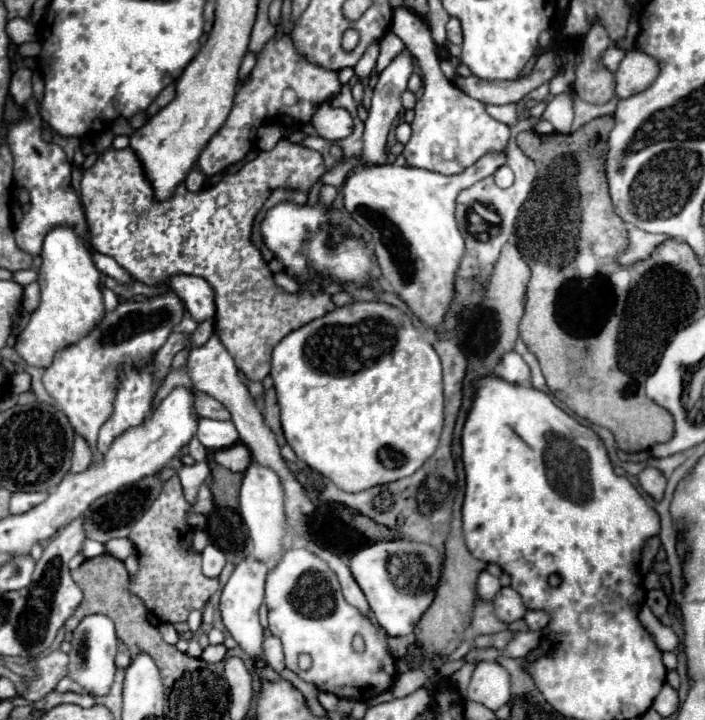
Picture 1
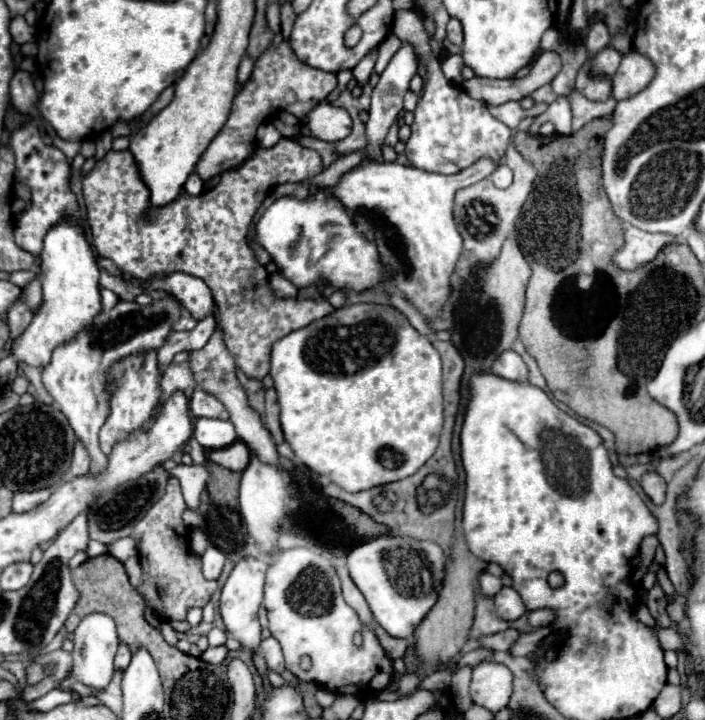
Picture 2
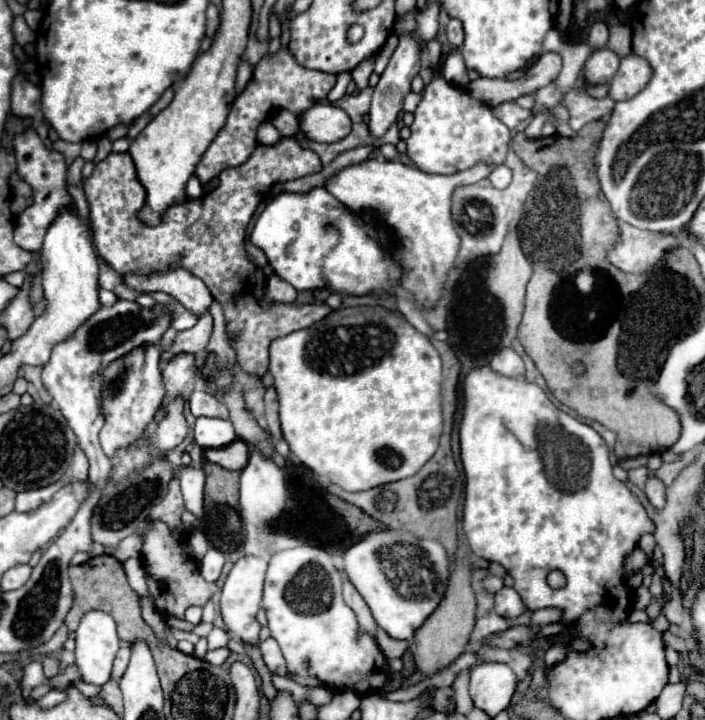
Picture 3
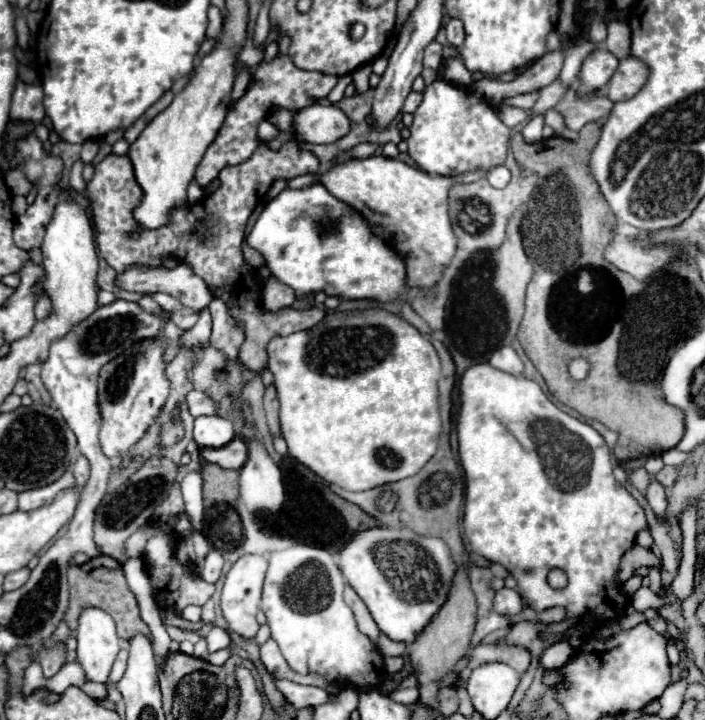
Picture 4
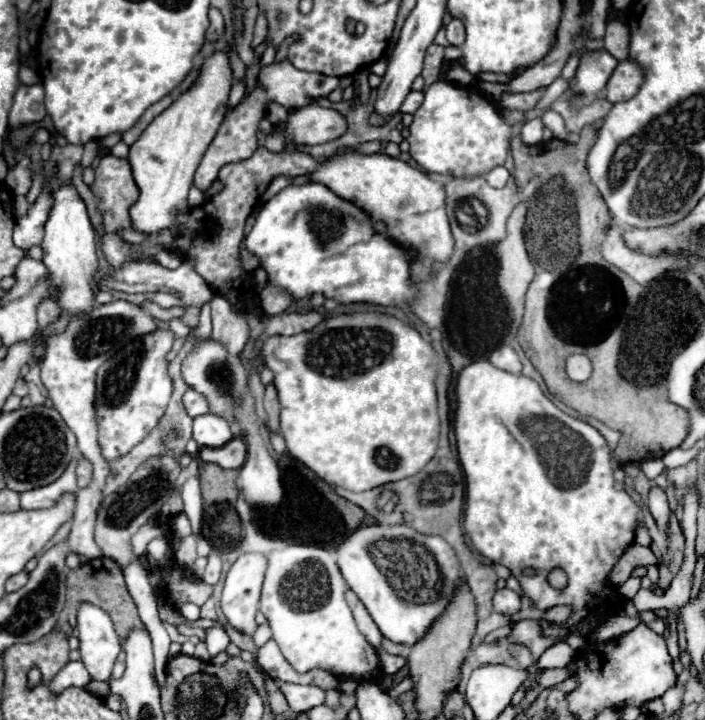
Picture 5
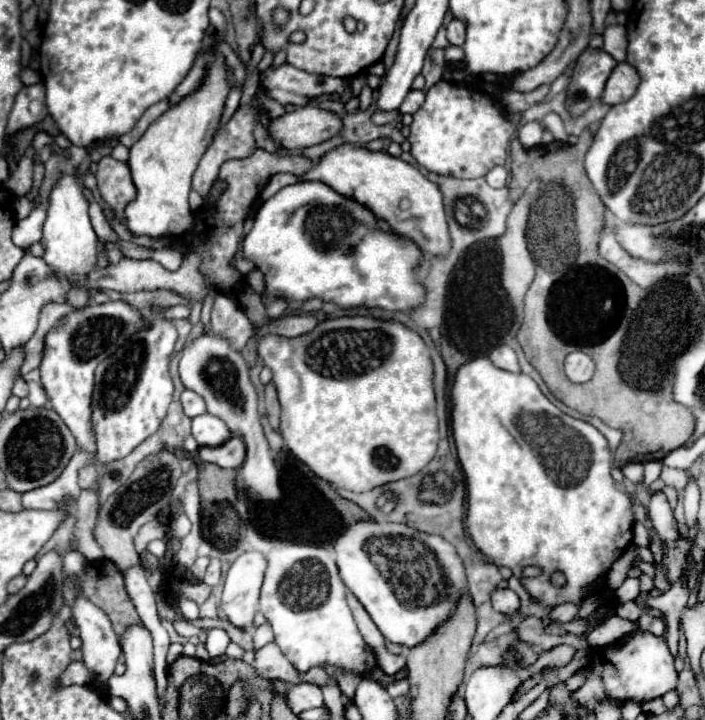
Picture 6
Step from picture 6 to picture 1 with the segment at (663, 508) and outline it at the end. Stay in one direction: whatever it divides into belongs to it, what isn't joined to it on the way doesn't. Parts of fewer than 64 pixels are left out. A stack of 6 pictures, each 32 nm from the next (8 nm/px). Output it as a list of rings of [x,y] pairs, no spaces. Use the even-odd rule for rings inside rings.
[[[652,466],[644,468],[644,470],[638,474],[638,482],[640,482],[640,486],[642,486],[652,498],[656,498],[656,500],[662,498],[666,478],[664,478],[664,474],[662,474],[658,468],[652,468]]]

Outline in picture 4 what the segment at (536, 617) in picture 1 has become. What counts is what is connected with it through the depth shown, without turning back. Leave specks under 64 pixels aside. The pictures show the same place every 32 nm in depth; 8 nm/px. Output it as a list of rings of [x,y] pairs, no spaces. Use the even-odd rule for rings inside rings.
[[[548,608],[548,610],[542,610],[538,612],[538,620],[540,624],[550,624],[550,622],[562,622],[566,616],[566,610],[564,608]]]

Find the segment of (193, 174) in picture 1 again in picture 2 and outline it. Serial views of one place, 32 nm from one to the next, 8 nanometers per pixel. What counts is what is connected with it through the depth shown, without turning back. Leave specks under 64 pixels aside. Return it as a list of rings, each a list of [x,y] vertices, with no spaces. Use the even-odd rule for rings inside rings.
[[[192,172],[190,176],[188,176],[188,180],[186,180],[186,184],[184,184],[184,190],[188,192],[188,194],[194,194],[194,196],[198,196],[200,192],[202,192],[202,178],[196,174],[196,172]]]

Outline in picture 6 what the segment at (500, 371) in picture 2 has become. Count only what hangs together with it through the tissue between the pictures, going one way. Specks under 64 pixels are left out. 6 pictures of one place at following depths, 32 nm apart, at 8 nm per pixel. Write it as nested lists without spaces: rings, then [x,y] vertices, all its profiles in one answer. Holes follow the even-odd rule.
[[[502,344],[500,348],[494,348],[494,350],[490,352],[490,360],[494,362],[494,366],[498,366],[498,368],[502,368],[502,370],[520,372],[518,356],[516,356],[516,352],[514,352],[510,346],[506,346],[506,344]]]

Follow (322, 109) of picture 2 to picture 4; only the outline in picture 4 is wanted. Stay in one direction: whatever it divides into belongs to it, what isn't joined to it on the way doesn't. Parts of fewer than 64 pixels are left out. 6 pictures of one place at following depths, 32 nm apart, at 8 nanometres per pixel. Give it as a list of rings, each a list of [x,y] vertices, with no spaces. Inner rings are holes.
[[[312,104],[294,114],[294,134],[298,140],[312,144],[336,142],[350,132],[348,116],[336,106]]]

